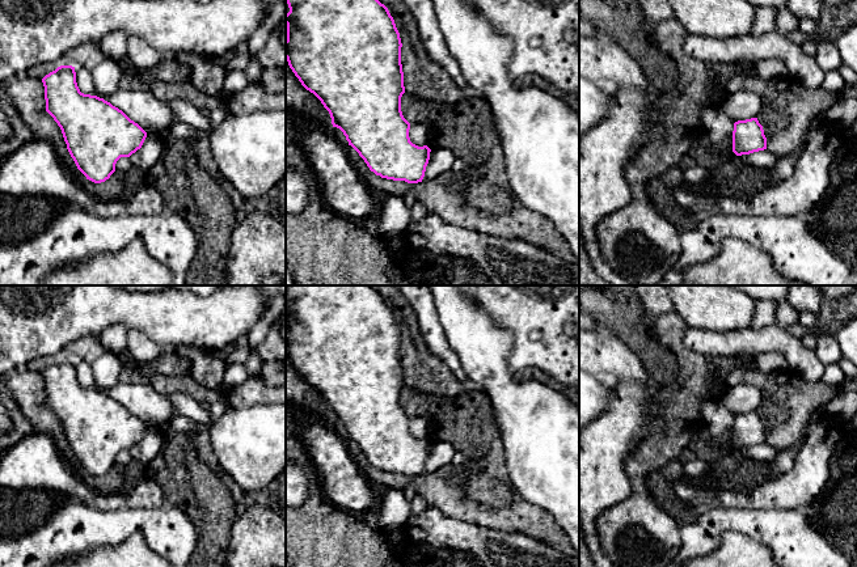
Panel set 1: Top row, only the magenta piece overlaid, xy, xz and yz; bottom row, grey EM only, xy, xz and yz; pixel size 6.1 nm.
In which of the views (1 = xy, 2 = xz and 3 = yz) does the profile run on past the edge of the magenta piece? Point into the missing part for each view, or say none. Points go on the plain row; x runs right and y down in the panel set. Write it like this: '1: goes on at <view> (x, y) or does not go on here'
1: does not go on here
2: does not go on here
3: does not go on here

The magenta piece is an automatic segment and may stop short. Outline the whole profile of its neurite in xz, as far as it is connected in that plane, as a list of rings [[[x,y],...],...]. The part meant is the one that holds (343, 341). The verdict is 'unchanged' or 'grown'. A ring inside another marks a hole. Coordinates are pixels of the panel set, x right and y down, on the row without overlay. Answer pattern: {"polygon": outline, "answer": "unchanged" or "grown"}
{"polygon": [[[287,285],[286,352],[301,378],[313,386],[329,405],[333,420],[339,422],[349,439],[381,471],[422,475],[431,443],[410,435],[410,416],[401,405],[405,386],[401,357],[401,331],[388,301],[371,285]]], "answer": "unchanged"}

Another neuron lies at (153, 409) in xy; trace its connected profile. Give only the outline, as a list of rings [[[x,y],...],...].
[[[75,360],[76,376],[81,386],[97,389],[122,403],[131,414],[138,416],[147,427],[160,428],[174,415],[176,410],[168,394],[155,390],[148,384],[122,384],[102,389],[96,385],[92,364]]]

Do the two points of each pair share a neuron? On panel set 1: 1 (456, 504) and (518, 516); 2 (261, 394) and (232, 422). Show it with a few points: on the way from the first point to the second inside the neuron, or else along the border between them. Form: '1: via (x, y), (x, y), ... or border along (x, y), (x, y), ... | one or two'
1: via (472, 504), (502, 508) | one
2: border along (271, 402), (231, 407) | two

